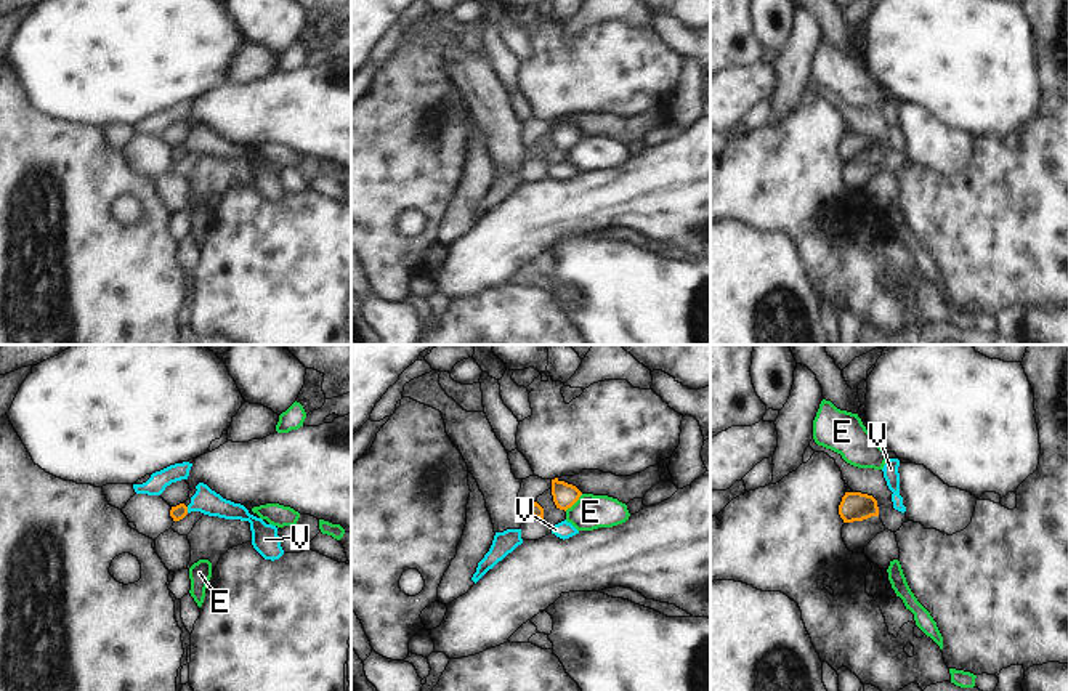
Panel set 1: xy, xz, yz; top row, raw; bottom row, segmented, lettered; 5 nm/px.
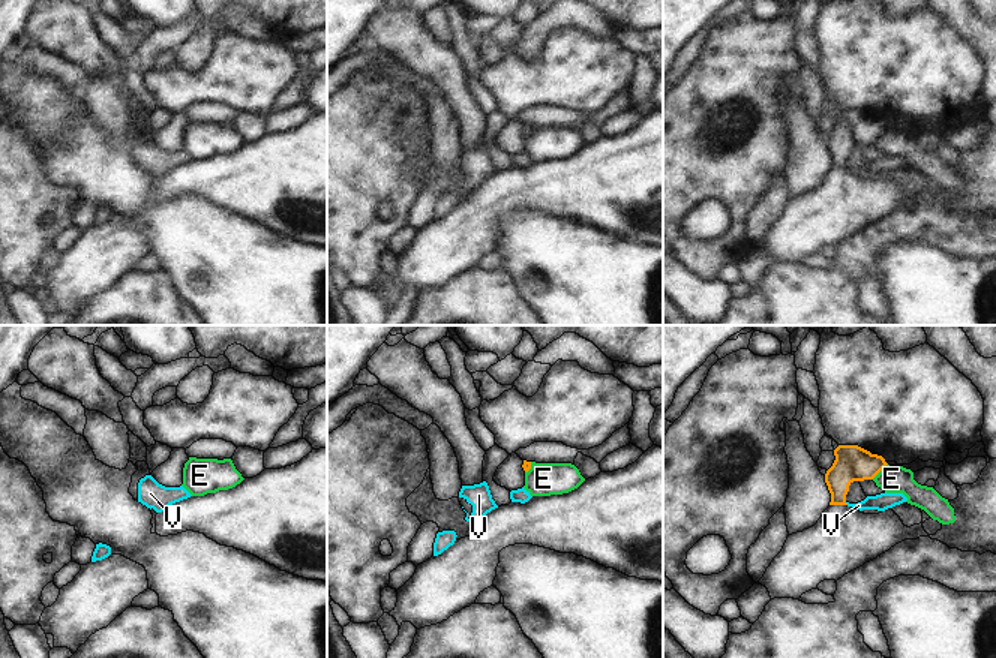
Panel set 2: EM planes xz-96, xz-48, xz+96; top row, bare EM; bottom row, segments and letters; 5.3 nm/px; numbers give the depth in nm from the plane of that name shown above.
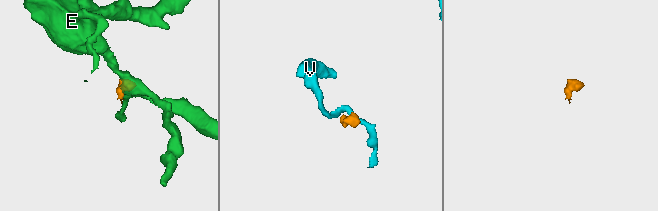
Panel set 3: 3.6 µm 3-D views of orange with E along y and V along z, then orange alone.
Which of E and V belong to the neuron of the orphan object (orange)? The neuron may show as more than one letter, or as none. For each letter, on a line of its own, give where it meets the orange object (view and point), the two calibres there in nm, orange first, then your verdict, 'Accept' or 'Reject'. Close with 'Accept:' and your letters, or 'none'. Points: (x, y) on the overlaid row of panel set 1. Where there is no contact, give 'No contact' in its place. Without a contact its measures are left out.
E: Touches orange at xz (573, 504). Thickness 120 nm (orange) against 180 nm. Reject
V: Touches orange at xy (186, 510). Thickness 70 nm (orange) against 130 nm. Reject
Accept: none

